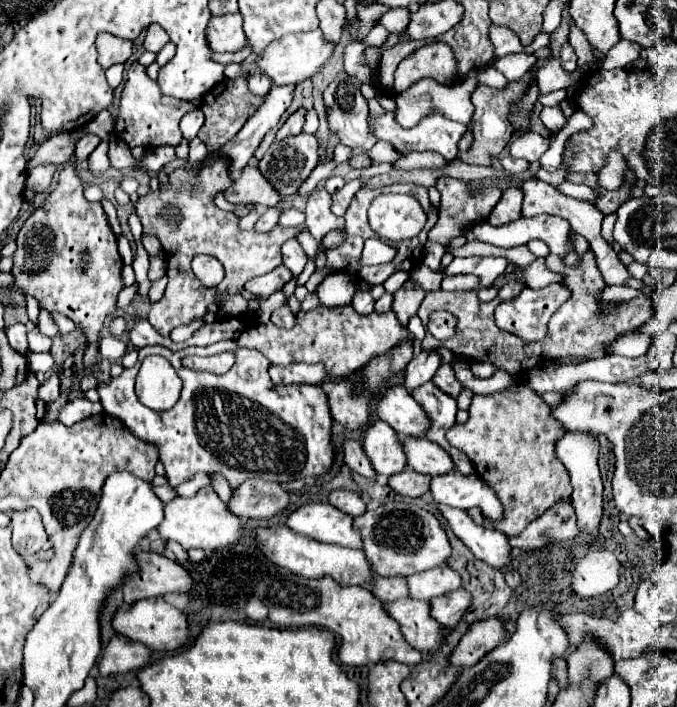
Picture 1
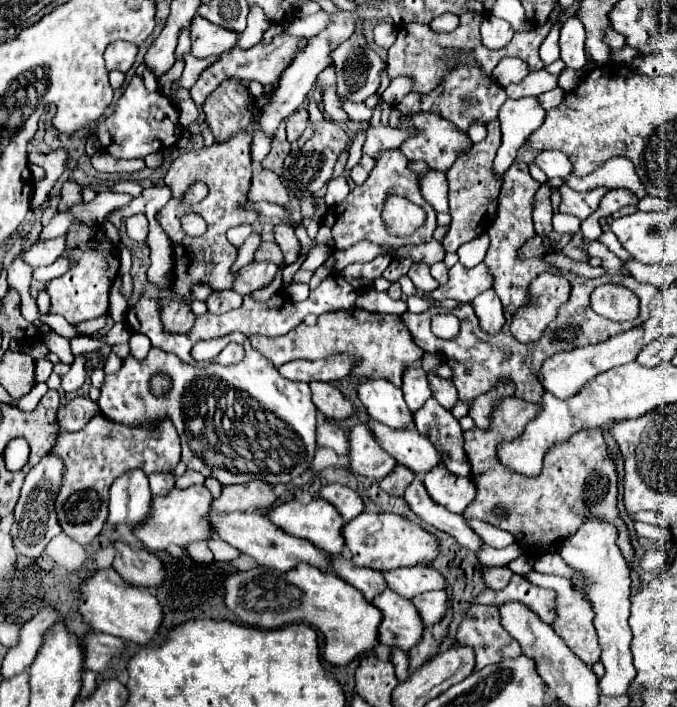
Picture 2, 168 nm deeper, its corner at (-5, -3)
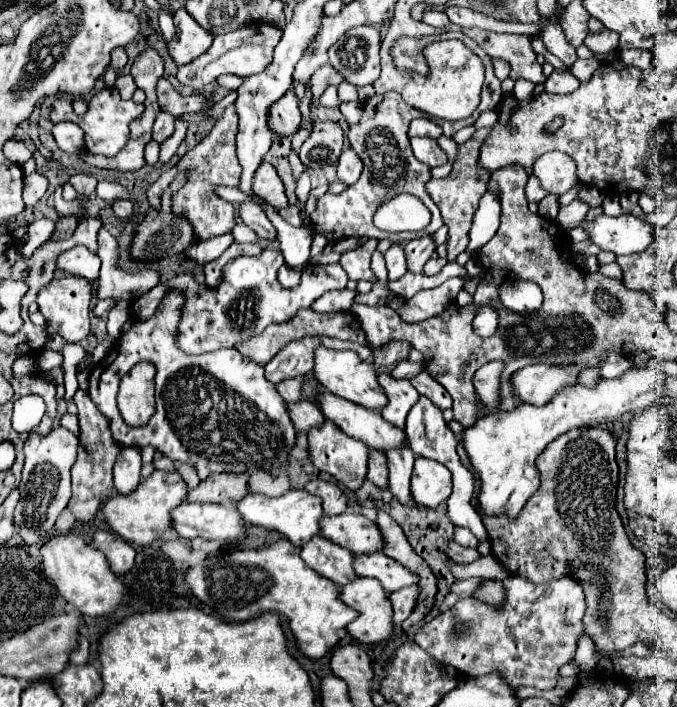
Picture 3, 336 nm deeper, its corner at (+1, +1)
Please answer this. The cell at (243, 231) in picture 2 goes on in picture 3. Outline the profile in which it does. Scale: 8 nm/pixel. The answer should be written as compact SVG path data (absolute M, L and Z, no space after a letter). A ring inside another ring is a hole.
M231 234L207 238L207 240L197 240L195 244L191 244L187 248L185 254L191 260L195 260L197 264L207 264L209 260L215 260L215 256L219 256L223 252L223 248L227 248L231 242L233 242L233 236Z

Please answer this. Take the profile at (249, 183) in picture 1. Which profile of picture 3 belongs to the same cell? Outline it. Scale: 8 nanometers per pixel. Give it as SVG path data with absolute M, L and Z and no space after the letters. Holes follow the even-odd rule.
M263 162L259 166L259 170L255 172L253 192L257 196L261 196L267 204L271 204L275 210L287 206L287 196L285 196L285 190L283 190L283 182L281 182L277 170L269 162Z

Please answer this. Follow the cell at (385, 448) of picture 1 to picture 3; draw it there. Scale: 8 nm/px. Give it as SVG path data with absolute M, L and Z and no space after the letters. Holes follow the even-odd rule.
M323 422L321 426L315 426L307 432L307 442L309 442L309 460L315 468L321 472L331 474L335 480L345 484L349 490L357 492L365 480L367 474L367 446L347 434L343 434L335 424Z

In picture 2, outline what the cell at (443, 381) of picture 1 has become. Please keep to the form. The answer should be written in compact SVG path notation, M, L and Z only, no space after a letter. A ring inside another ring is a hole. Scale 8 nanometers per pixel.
M429 374L429 384L431 384L431 392L433 392L433 398L437 398L437 402L451 410L457 402L457 388L451 384L451 380L445 380L437 374Z

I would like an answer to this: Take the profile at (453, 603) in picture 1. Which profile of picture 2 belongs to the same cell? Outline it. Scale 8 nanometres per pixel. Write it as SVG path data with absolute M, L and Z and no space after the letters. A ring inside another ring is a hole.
M435 590L429 594L419 594L417 598L413 598L413 604L419 610L425 626L433 626L447 614L449 596L445 590Z

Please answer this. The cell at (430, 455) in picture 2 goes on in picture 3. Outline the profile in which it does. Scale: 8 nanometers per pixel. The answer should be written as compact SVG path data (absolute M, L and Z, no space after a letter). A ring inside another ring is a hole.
M319 392L317 404L329 422L373 450L389 450L405 442L405 432L399 428L395 430L395 426L385 422L375 410L353 404L331 392Z

